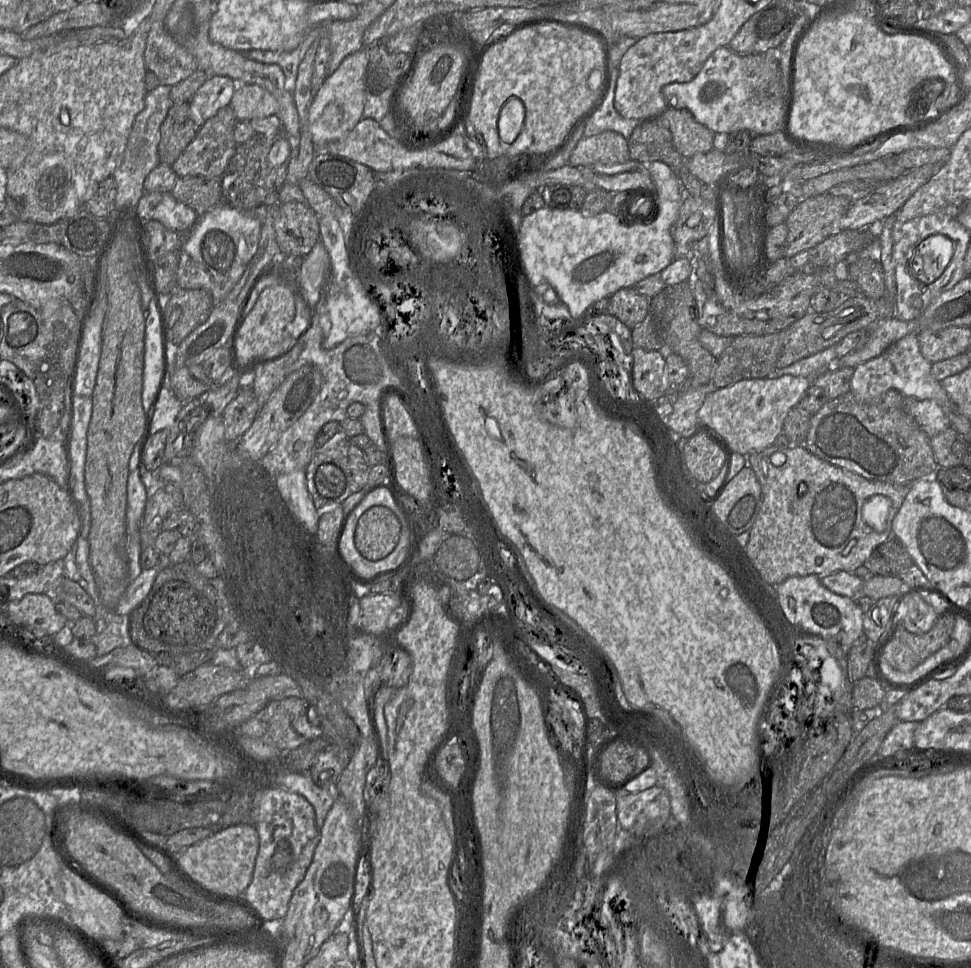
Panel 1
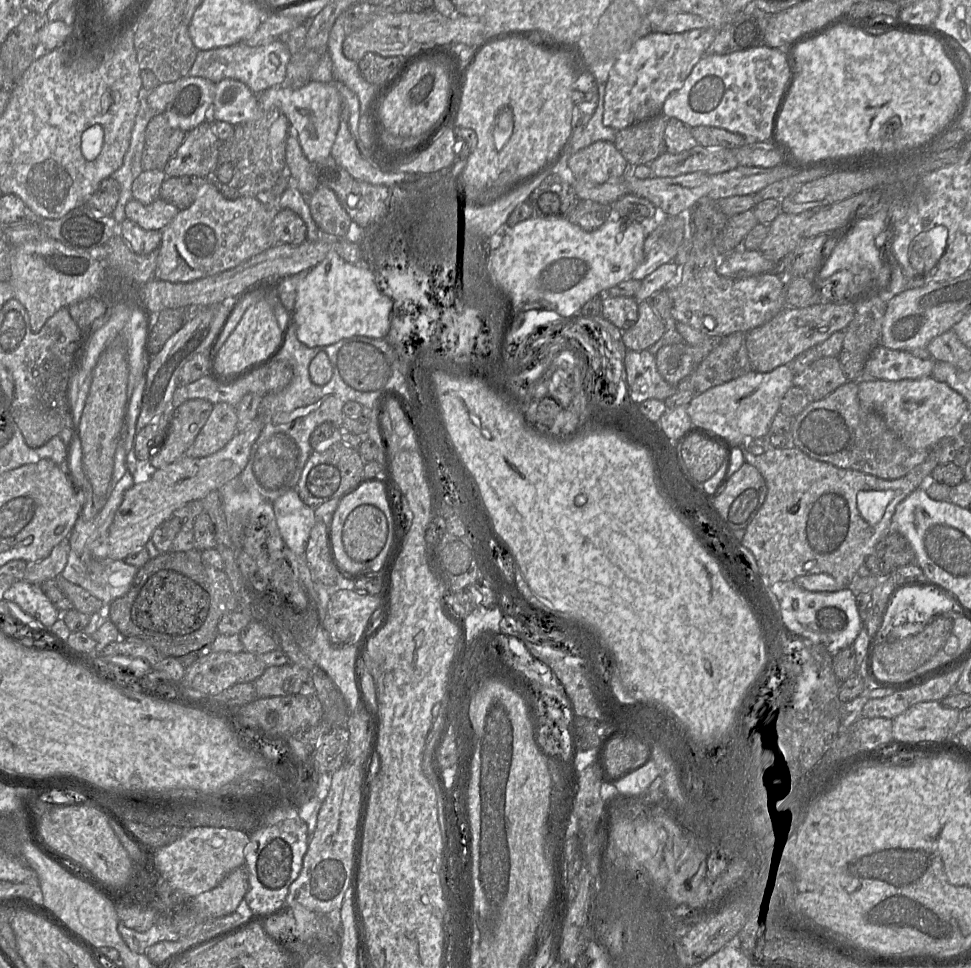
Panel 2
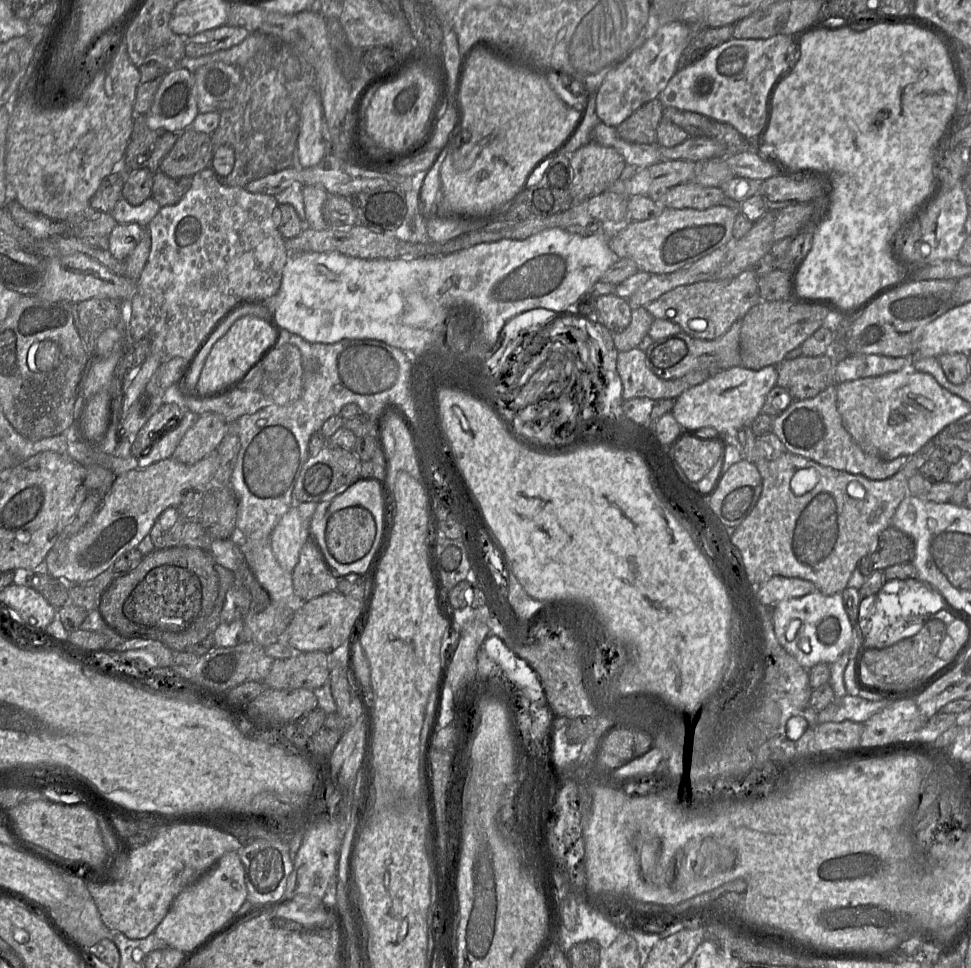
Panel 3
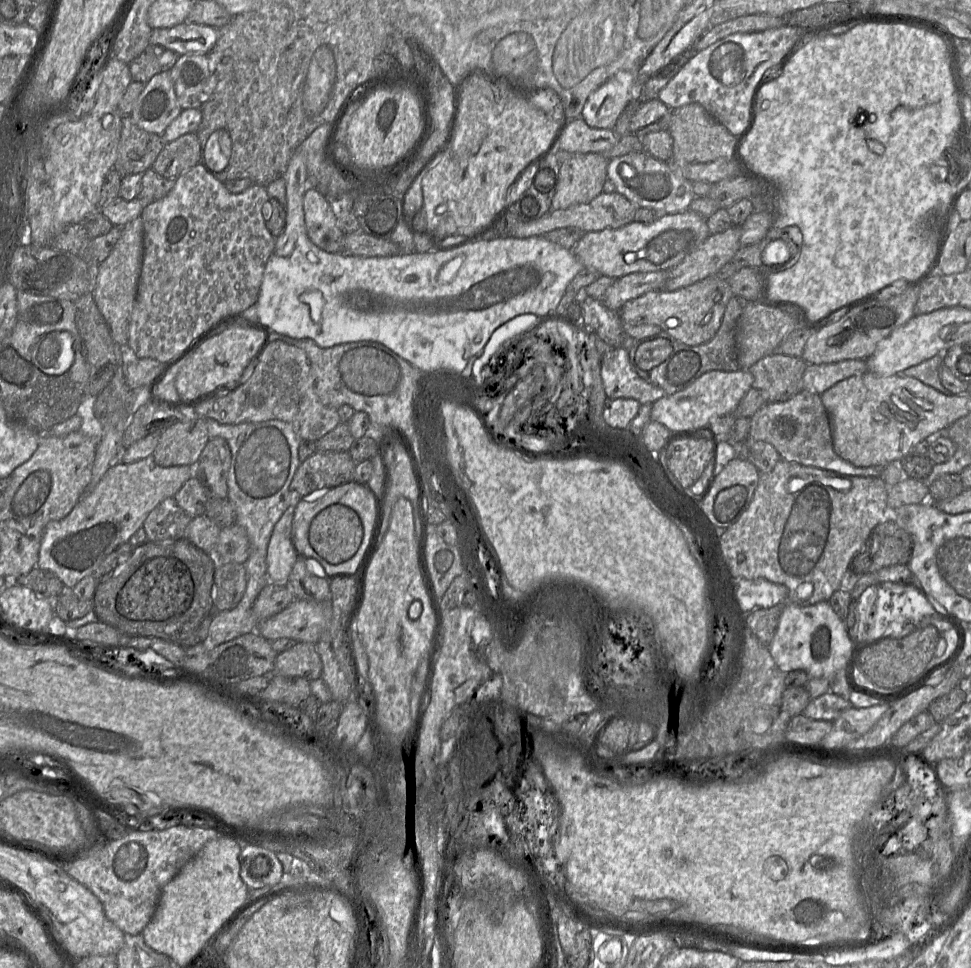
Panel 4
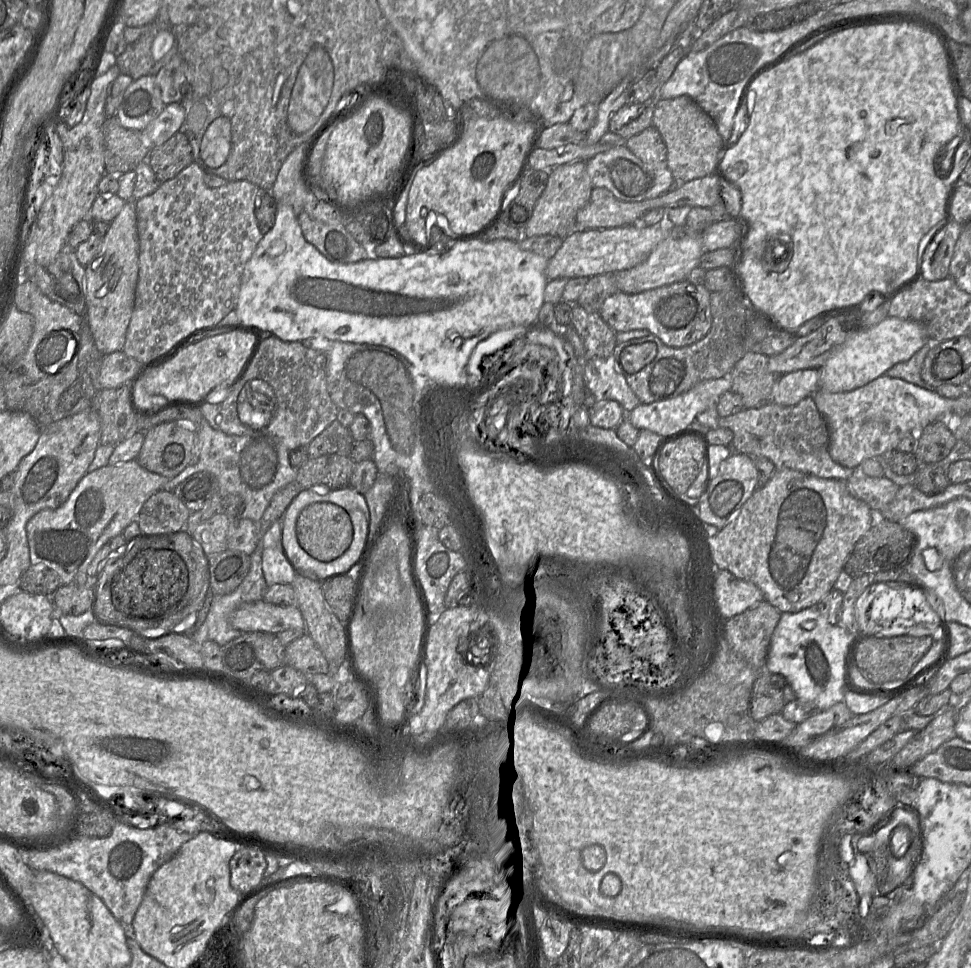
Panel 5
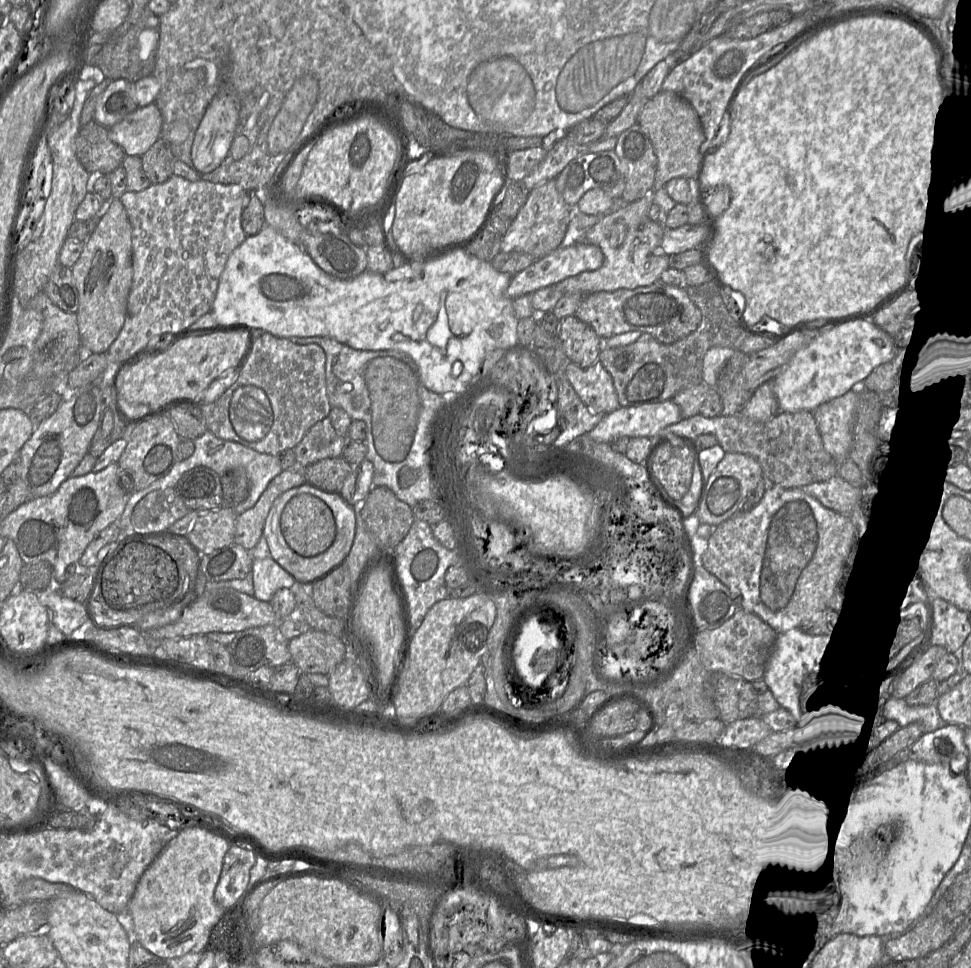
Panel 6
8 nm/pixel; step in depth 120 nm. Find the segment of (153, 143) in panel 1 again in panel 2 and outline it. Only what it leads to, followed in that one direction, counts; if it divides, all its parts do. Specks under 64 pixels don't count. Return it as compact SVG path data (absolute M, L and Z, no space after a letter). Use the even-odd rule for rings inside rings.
M143 88L140 92L140 104L134 121L129 148L124 156L121 167L111 175L120 185L119 199L112 214L118 225L127 219L125 207L133 199L132 184L144 171L142 167L142 154L147 125L155 114L159 114L155 113L148 103L149 92L151 91L146 91Z

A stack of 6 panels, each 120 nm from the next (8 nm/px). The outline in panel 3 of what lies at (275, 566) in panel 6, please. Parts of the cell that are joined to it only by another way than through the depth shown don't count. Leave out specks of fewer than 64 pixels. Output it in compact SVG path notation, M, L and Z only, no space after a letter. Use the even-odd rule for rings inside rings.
M296 504L283 515L270 535L275 558L284 570L291 573L302 547L309 540L309 522L301 517Z

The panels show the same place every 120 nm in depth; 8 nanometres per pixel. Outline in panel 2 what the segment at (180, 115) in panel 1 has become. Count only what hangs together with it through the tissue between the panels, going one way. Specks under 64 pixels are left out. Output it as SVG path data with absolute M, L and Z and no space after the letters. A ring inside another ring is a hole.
M164 113L155 114L145 133L142 154L144 170L164 170L186 138L186 132L173 127Z

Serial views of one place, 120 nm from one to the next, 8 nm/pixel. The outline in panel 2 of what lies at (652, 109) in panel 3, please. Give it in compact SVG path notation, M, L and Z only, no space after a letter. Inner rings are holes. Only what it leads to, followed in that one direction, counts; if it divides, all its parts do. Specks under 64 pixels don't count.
M659 113L617 130L614 144L630 166L650 164L666 151L666 122L667 118Z

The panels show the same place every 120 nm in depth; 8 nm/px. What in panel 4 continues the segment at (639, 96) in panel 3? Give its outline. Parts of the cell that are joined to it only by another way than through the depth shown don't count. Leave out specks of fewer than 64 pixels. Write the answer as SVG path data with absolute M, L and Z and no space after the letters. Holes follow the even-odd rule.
M638 68L619 71L591 93L582 109L580 117L592 128L614 129L625 108L633 101L639 101L641 85L638 83Z

